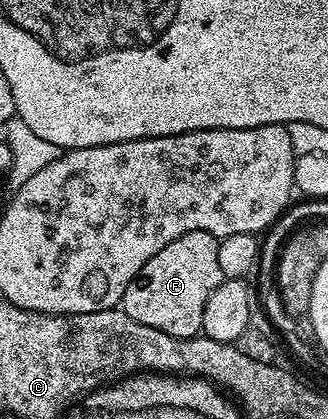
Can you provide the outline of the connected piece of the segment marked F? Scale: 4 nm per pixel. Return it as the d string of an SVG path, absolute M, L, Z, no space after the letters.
M196 230L179 236L179 240L171 240L167 248L159 248L159 252L143 264L139 276L127 284L120 309L131 316L131 320L139 320L139 324L147 324L147 328L159 328L159 332L167 332L167 336L198 337L207 296L211 296L211 292L225 281L219 268L218 241L211 232Z

